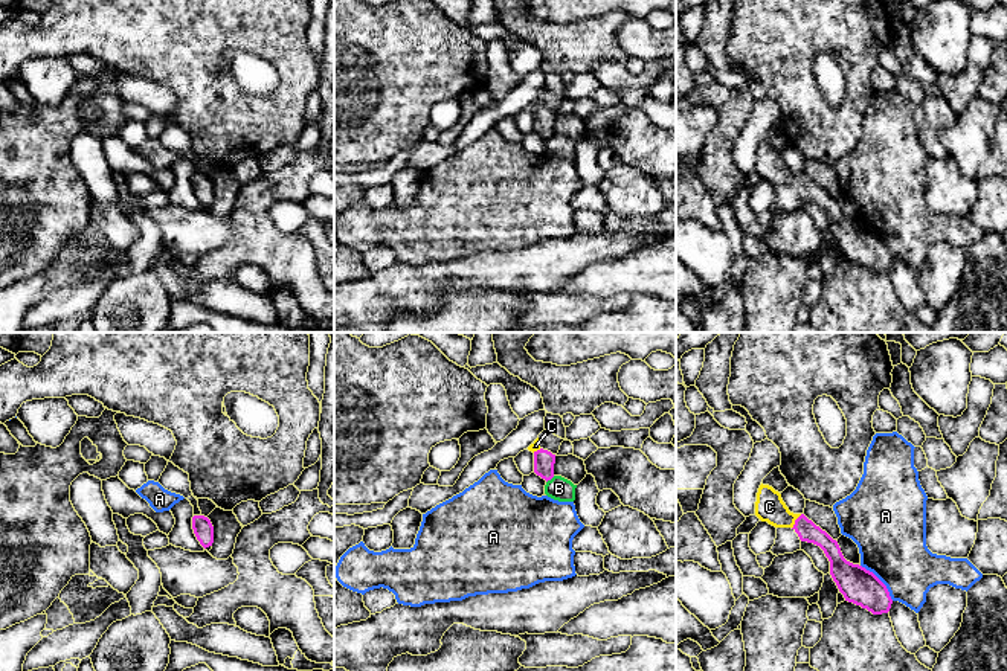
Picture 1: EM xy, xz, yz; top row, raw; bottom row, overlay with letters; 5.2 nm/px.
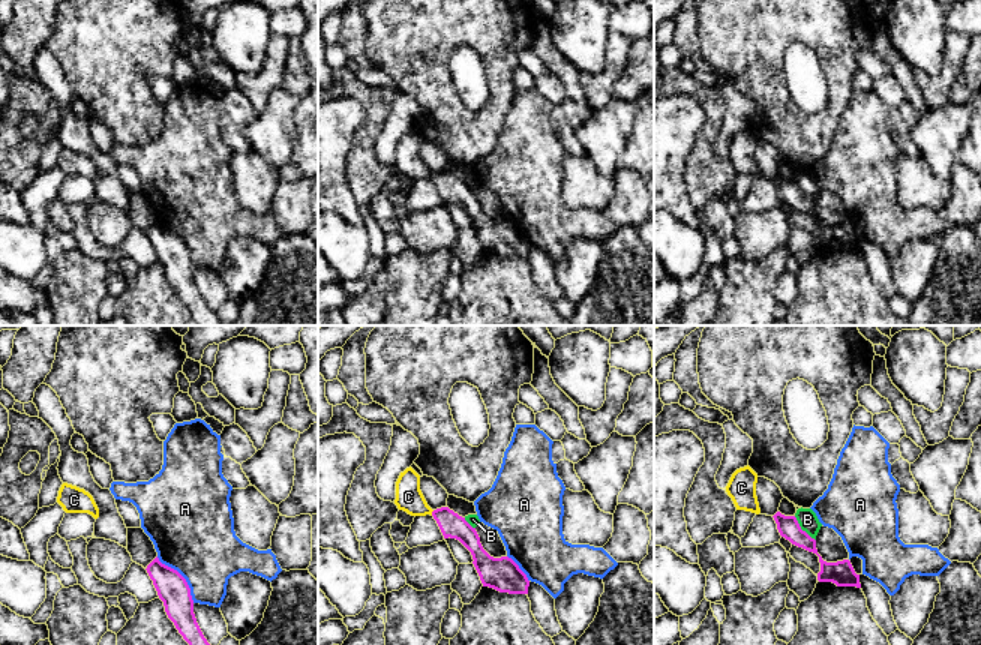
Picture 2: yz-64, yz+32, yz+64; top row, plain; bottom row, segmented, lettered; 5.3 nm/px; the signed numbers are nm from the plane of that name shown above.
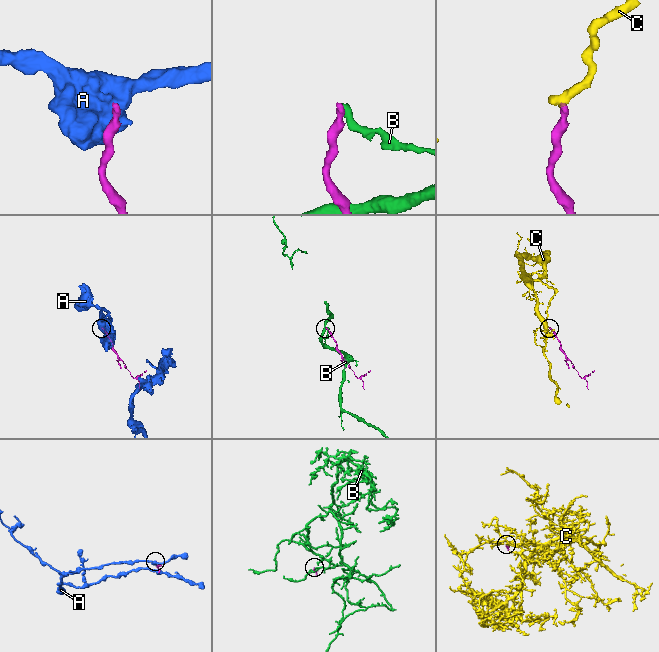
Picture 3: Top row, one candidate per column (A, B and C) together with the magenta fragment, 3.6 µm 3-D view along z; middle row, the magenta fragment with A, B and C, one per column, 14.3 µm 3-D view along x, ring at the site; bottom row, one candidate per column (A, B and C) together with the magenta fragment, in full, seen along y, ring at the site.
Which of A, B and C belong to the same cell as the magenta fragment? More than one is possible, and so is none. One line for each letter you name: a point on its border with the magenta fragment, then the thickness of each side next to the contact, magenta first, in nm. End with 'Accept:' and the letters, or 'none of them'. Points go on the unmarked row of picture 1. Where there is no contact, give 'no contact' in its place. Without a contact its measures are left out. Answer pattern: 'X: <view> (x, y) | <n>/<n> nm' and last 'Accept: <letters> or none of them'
C: yz (795, 180) | 110/160 nm
Accept: C

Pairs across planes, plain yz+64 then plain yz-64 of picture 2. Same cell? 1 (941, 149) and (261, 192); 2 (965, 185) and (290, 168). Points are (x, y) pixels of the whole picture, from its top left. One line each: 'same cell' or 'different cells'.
1: different cells
2: different cells

